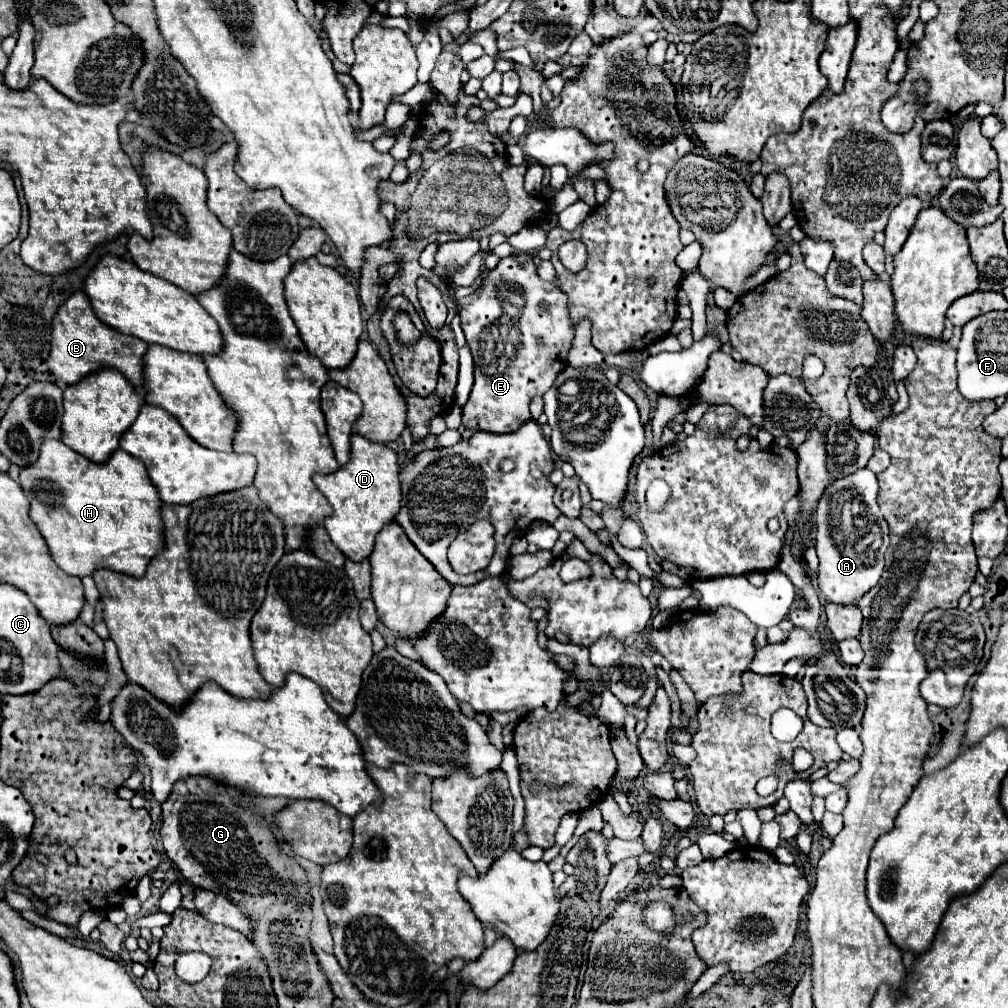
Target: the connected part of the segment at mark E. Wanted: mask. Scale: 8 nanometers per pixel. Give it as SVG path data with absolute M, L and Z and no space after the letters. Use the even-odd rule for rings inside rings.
M517 253L501 259L499 265L487 273L477 291L459 301L457 309L467 345L475 359L475 385L467 405L463 407L463 425L471 431L511 433L519 429L523 421L531 419L531 399L545 395L555 383L557 375L567 367L567 353L575 337L575 327L567 309L567 295L537 275L537 267L531 255ZM537 337L543 337L543 345L537 345Z

